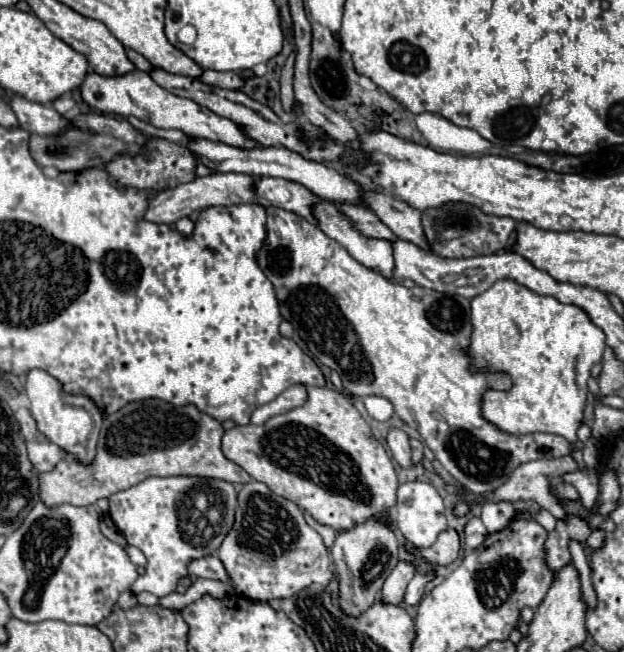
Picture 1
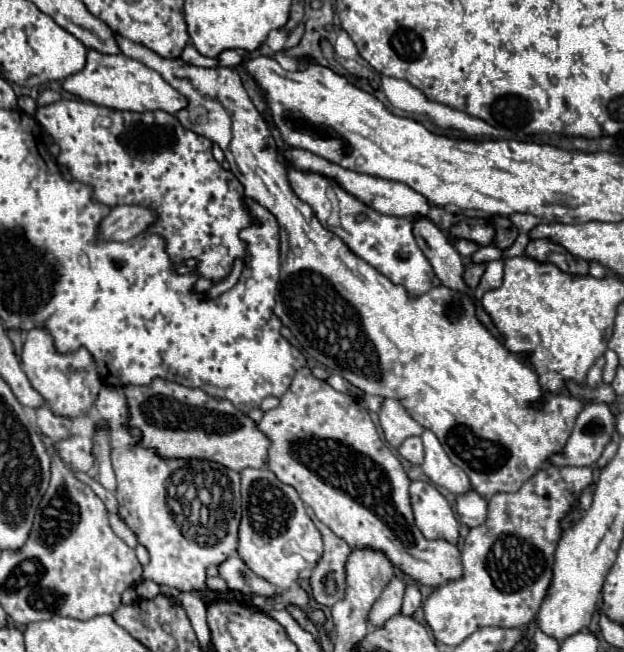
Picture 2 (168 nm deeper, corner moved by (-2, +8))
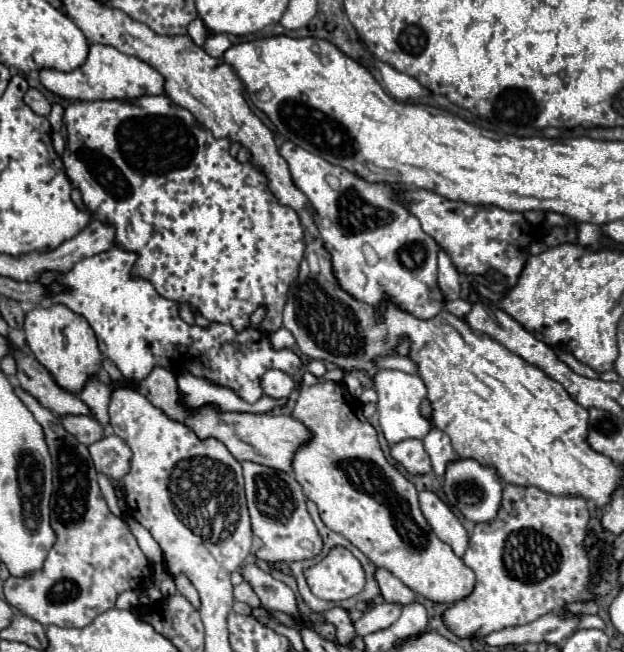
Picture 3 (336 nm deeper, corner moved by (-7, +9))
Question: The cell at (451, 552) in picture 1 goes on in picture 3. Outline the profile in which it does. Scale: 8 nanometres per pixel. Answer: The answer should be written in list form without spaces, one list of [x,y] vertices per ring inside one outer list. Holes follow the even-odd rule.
[[[302,381],[298,385],[300,385],[300,397],[292,411],[292,417],[310,431],[310,439],[296,449],[292,459],[292,471],[296,481],[302,485],[304,495],[318,505],[320,517],[326,523],[326,527],[344,535],[374,565],[386,567],[404,585],[424,595],[426,599],[450,605],[466,597],[474,587],[474,571],[466,567],[466,563],[460,557],[456,557],[452,547],[440,541],[434,535],[434,531],[428,527],[418,507],[416,487],[404,475],[400,475],[400,471],[394,465],[390,465],[388,459],[384,457],[376,429],[362,415],[362,403],[354,399],[344,385],[318,383],[306,387]]]

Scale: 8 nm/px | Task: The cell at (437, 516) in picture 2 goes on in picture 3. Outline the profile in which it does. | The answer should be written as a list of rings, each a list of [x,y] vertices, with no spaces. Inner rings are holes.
[[[420,491],[420,509],[436,537],[448,543],[454,553],[462,557],[468,547],[468,533],[449,506],[434,491]]]

